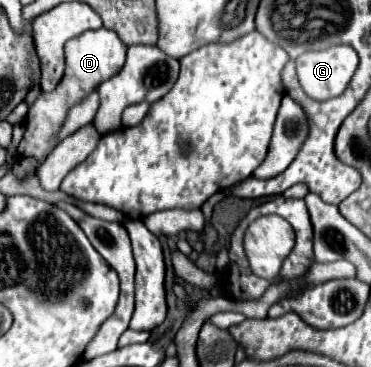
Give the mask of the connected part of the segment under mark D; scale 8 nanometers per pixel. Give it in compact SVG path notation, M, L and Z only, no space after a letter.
M102 27L96 31L82 33L80 37L74 37L72 41L68 41L64 51L66 51L66 73L54 91L50 91L50 93L42 91L36 97L36 101L30 105L26 121L24 121L24 127L26 127L24 137L18 145L18 157L40 159L52 147L54 133L60 129L68 109L72 105L76 105L82 97L86 97L92 89L96 89L102 81L110 79L112 75L116 75L122 69L122 65L126 61L128 45L124 45L120 41L116 31Z

